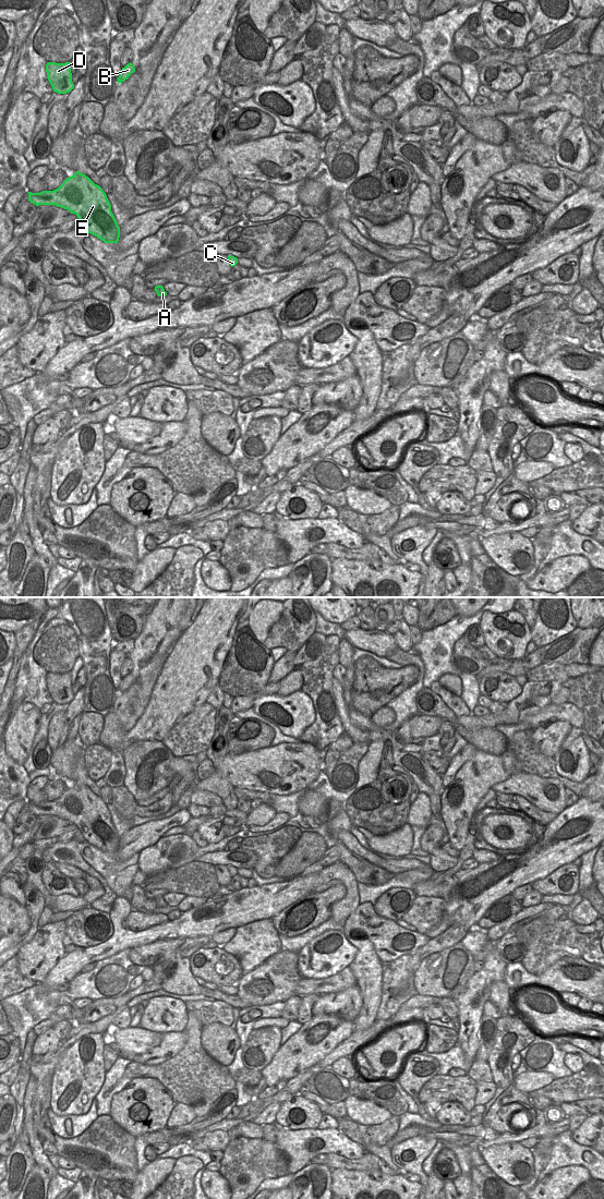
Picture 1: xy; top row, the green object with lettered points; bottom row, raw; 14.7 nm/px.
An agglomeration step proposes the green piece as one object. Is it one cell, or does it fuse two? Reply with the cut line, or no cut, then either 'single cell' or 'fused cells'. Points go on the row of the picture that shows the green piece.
no cut; single cell

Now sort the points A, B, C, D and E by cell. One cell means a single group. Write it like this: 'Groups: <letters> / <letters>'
Groups: A B C D E

